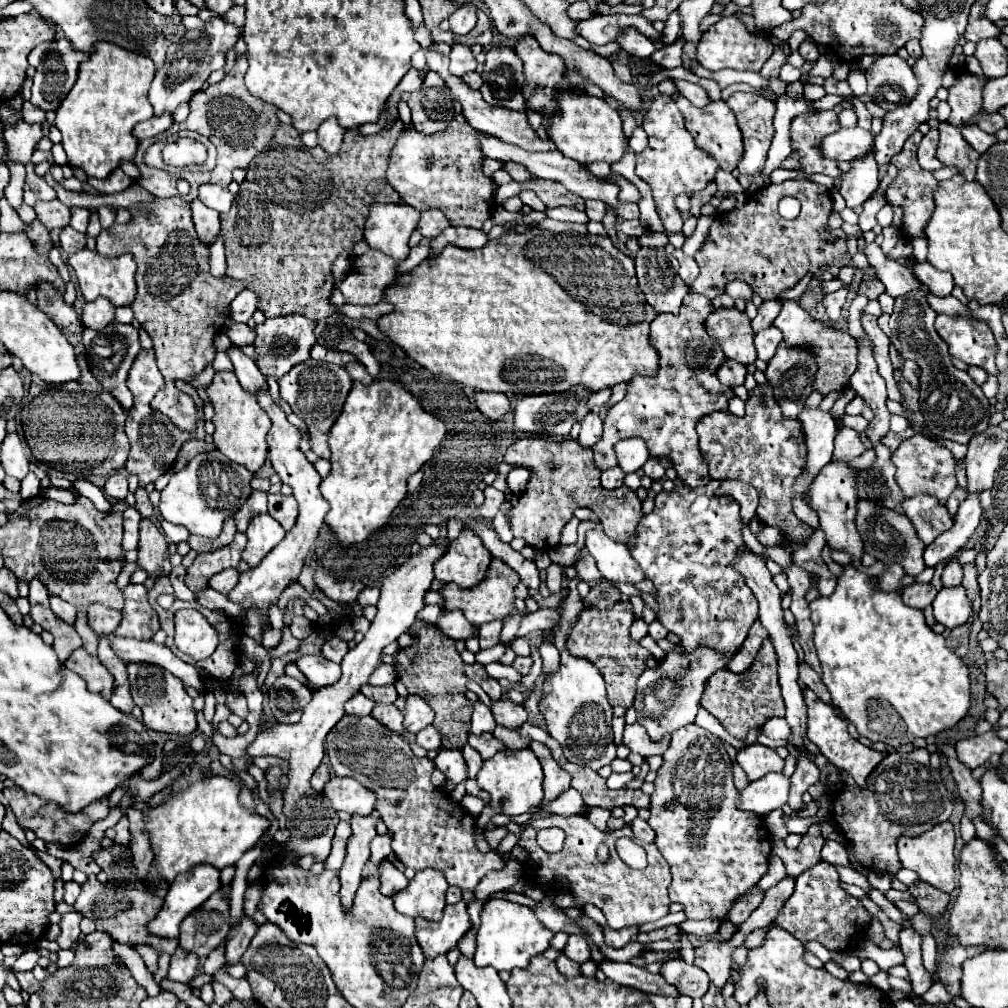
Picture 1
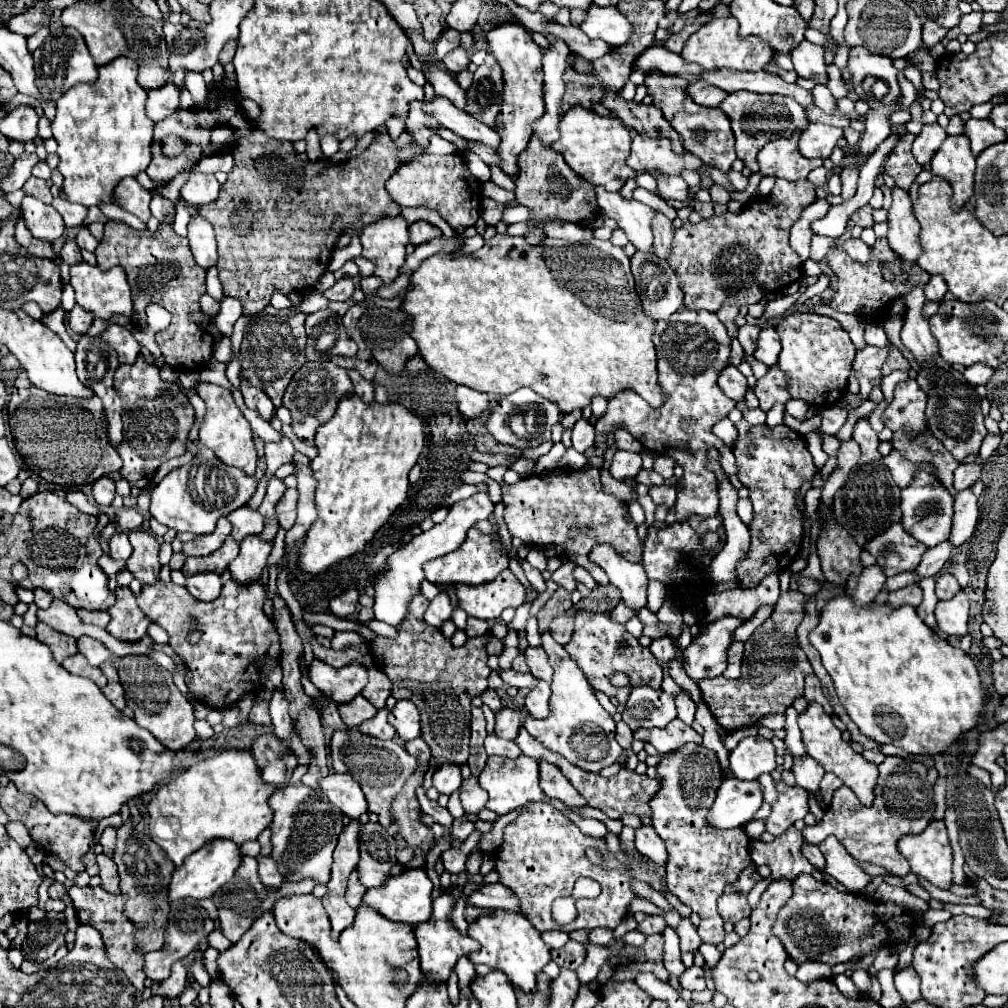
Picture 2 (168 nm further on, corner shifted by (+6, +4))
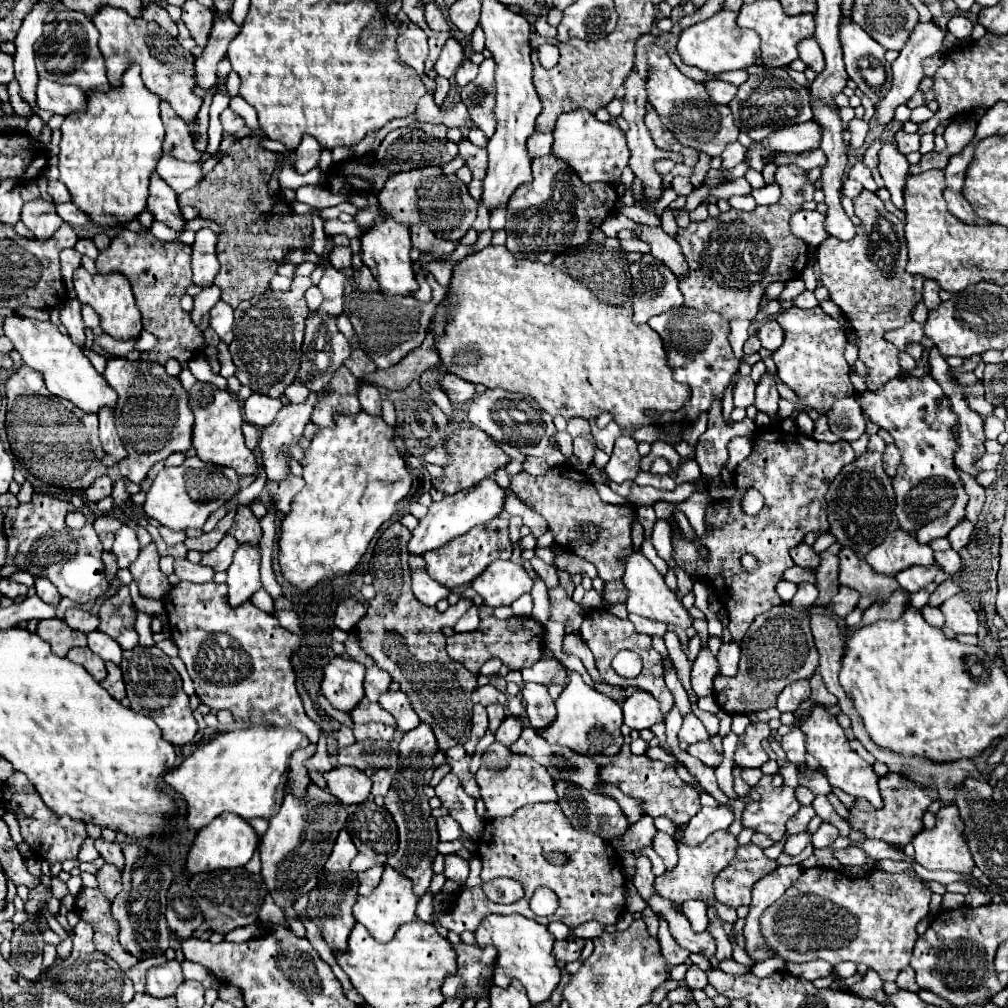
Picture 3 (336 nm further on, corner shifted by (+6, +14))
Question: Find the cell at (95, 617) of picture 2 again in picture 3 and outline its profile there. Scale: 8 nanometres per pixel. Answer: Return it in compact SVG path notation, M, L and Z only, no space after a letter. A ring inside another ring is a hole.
M68 608L66 610L66 616L64 616L64 622L68 626L72 626L72 630L80 630L84 634L92 632L98 628L98 618L96 614L84 610L84 608Z

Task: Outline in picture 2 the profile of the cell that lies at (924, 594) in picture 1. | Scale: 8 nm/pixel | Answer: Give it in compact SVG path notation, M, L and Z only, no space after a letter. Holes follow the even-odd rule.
M912 584L912 586L906 586L906 588L900 588L900 590L894 590L888 594L888 604L892 606L902 606L902 604L910 604L910 606L918 606L922 602L922 590L918 584Z

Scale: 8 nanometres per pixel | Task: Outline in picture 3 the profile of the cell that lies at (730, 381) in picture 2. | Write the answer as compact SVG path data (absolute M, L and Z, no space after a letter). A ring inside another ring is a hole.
M738 376L736 388L734 388L734 406L738 406L738 408L752 406L754 404L754 390L756 390L756 384L752 382L750 376L746 376L746 378Z

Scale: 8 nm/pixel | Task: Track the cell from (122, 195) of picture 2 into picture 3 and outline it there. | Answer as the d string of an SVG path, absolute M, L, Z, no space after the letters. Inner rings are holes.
M154 172L150 178L150 198L148 198L148 210L154 212L158 222L164 222L176 232L182 232L186 226L186 220L182 216L178 194L166 184L160 182L160 176Z

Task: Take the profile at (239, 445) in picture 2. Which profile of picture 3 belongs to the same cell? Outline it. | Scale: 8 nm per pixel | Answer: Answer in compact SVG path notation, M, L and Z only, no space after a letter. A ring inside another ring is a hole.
M196 382L188 392L188 406L194 414L194 432L192 432L192 448L202 462L210 462L216 466L234 468L238 474L256 474L258 464L252 450L246 448L242 436L242 410L232 394L216 388L214 384Z

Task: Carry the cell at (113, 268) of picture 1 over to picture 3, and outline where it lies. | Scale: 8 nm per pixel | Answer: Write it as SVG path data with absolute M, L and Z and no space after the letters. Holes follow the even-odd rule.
M84 268L74 274L74 290L76 298L84 304L90 304L94 312L100 316L100 326L106 334L116 340L136 340L142 332L142 316L134 304L132 288L128 286L128 278L122 274L88 274Z

